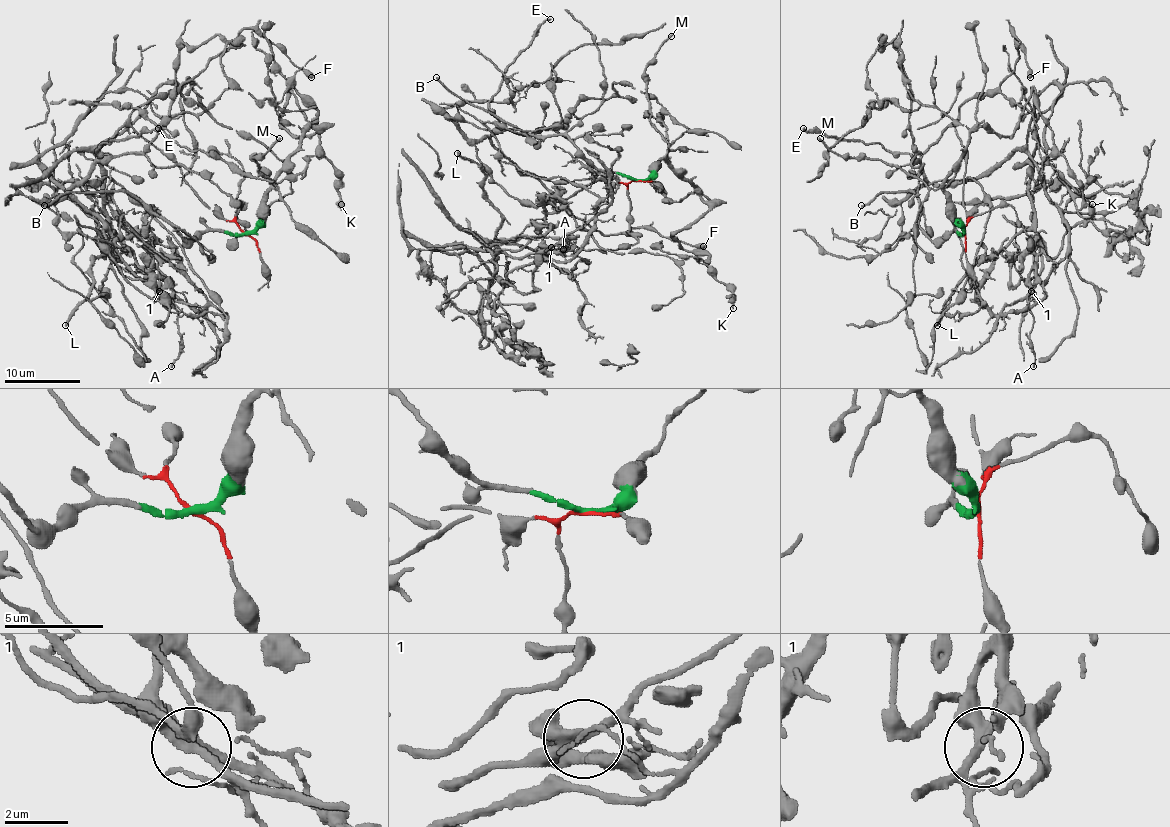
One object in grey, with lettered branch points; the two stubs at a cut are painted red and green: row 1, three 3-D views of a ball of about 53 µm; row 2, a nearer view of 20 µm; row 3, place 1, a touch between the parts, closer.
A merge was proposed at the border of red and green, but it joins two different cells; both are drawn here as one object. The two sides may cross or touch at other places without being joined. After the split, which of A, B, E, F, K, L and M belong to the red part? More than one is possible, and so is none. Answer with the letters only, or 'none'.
A, E, F, L

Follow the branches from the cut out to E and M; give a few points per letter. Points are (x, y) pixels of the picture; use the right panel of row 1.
E: (965, 234), (965, 149), (957, 130), (949, 127), (915, 159), (880, 144), (838, 140), (802, 128)
M: (965, 234), (953, 202), (938, 189), (927, 187), (906, 172), (876, 159), (849, 159), (836, 155), (819, 138)

